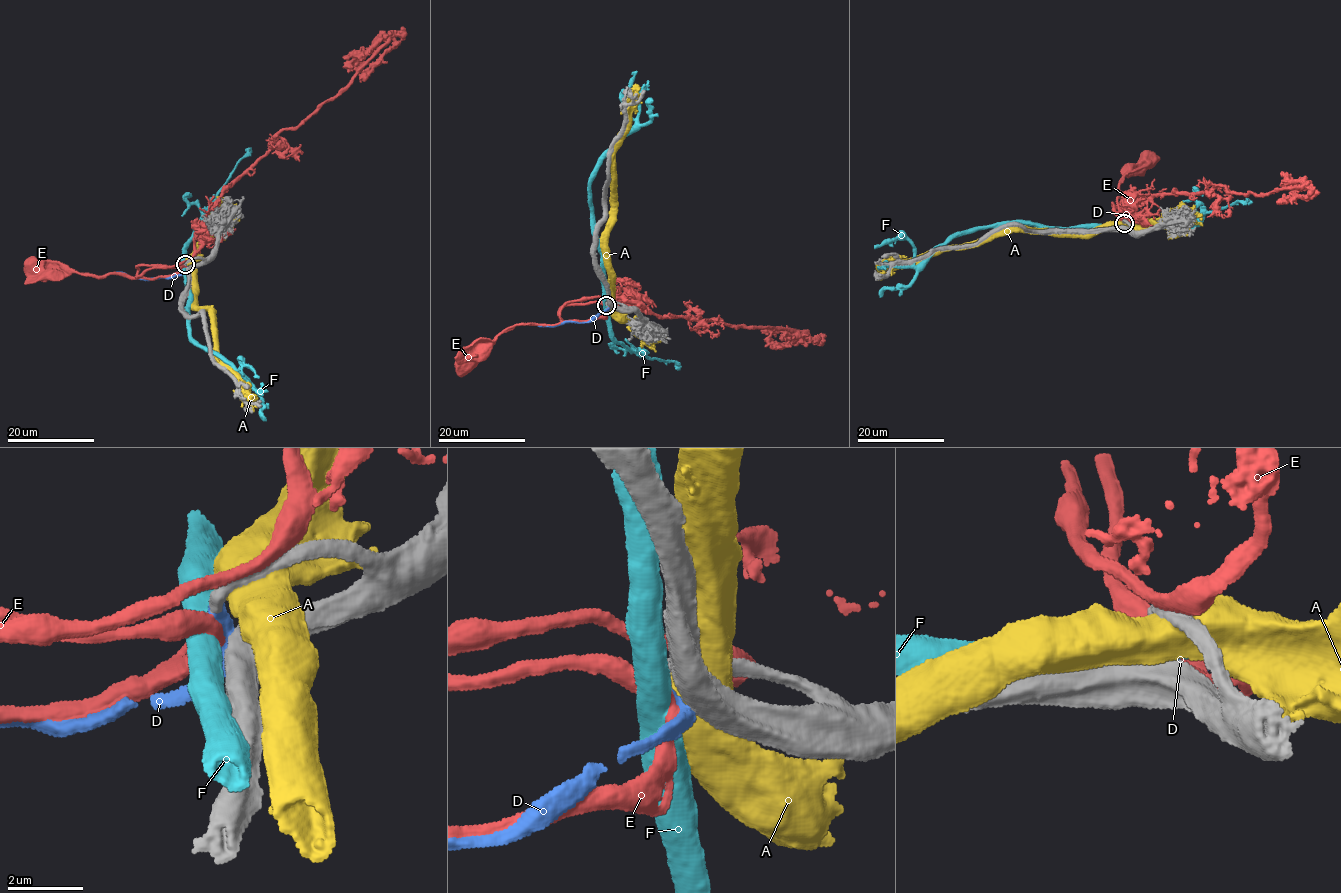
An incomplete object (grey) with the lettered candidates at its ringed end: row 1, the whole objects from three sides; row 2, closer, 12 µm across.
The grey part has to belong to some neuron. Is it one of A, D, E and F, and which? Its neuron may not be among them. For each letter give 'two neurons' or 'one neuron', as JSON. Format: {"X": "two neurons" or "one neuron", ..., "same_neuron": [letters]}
{"A": "two neurons", "D": "one neuron", "E": "two neurons", "F": "two neurons", "same_neuron": ["D"]}

